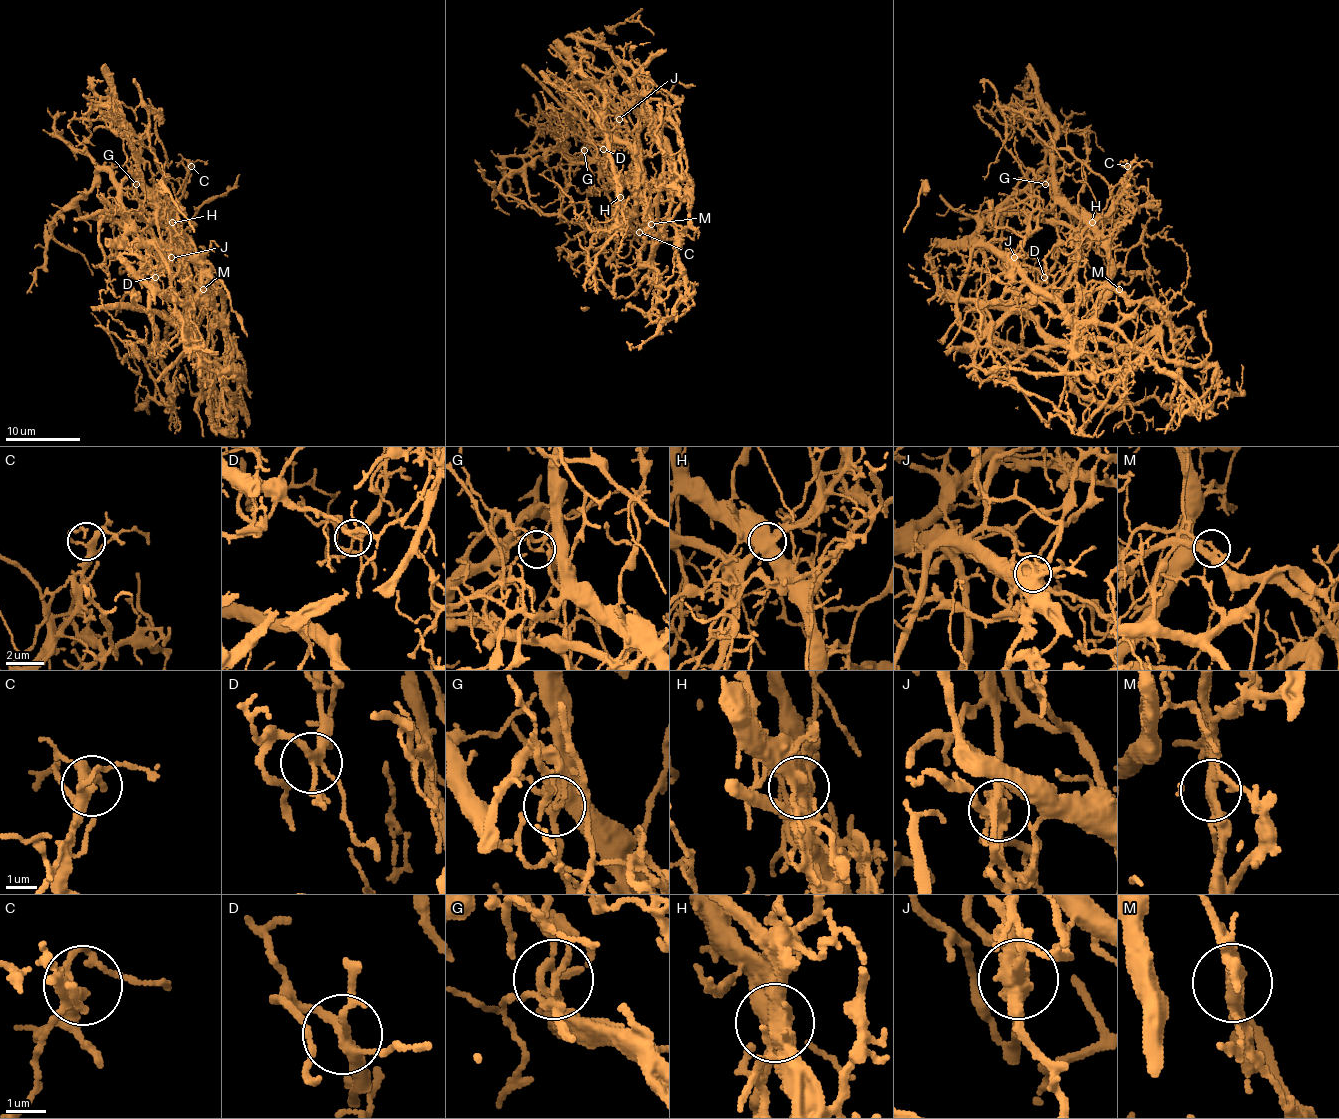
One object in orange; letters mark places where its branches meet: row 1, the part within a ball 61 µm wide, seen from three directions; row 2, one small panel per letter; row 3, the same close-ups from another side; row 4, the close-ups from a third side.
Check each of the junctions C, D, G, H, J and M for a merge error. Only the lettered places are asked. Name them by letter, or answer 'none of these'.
G, H, J, M

